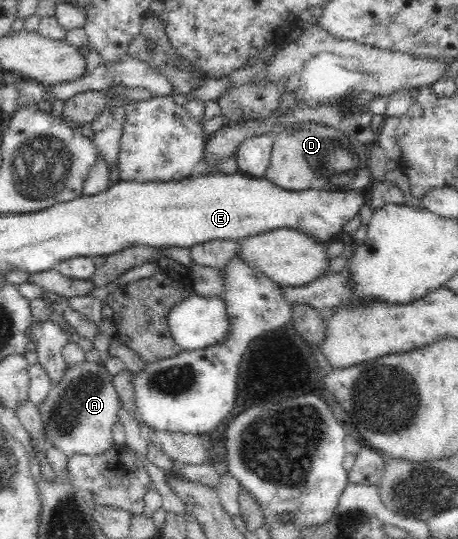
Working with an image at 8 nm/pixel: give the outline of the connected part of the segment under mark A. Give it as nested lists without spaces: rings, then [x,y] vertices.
[[[89,361],[74,364],[58,383],[52,384],[46,399],[37,406],[45,426],[45,441],[69,459],[76,454],[95,456],[105,453],[113,445],[112,427],[119,421],[118,402],[113,376],[106,367]]]

